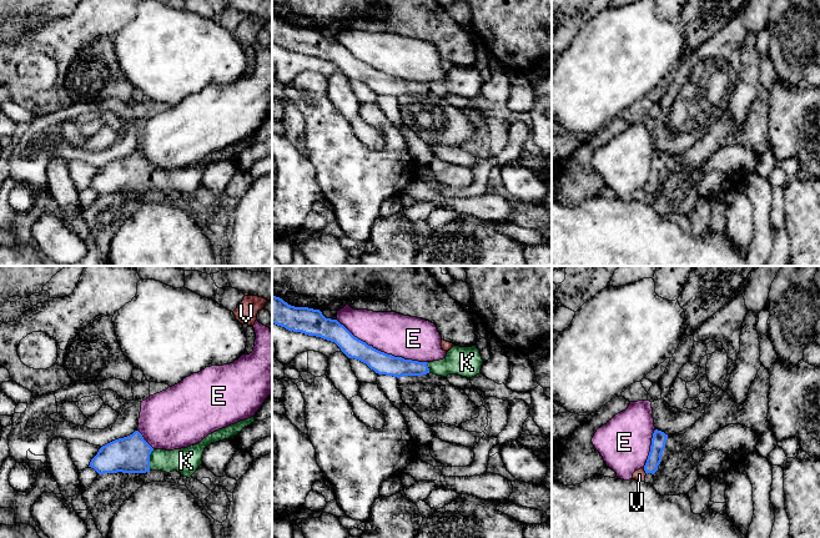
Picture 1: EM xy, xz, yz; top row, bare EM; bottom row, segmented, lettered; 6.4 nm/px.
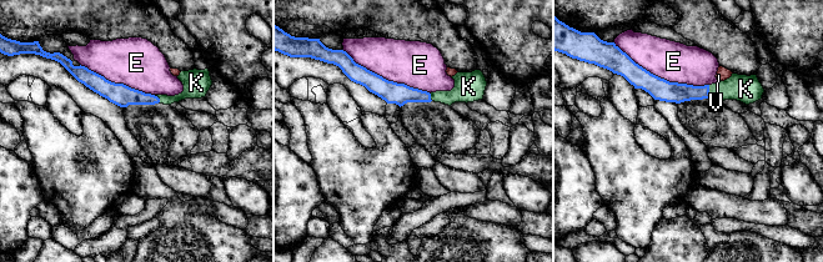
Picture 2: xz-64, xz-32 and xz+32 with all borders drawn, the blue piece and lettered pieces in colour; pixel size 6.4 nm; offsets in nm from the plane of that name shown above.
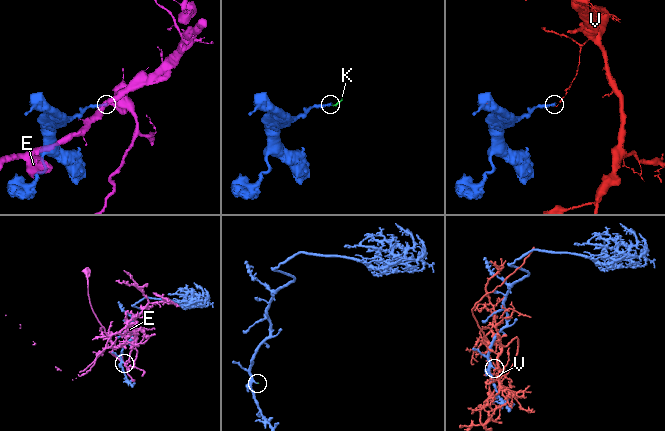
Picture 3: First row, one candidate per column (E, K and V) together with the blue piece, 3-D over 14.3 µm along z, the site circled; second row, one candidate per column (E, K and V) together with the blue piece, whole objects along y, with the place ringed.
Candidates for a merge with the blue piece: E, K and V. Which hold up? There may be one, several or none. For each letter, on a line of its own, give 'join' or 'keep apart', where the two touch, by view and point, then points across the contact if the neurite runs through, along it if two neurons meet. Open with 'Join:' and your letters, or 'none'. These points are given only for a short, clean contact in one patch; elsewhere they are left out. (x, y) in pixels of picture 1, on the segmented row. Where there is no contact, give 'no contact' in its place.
Join: K
E: keep apart; contact xz (380, 351)
K: join; contact xy (149, 459); way xy (130, 454), (149, 459), (186, 461)
V: keep apart; contact yz (644, 469); border yz (643, 468), (647, 473)

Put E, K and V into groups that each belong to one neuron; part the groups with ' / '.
E / K / V

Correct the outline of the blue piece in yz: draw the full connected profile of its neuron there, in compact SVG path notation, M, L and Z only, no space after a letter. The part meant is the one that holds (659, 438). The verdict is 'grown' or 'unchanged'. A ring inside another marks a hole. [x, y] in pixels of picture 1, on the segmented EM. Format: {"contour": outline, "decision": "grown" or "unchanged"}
{"contour": "M655 429L652 438L650 452L644 466L645 473L654 474L658 471L658 466L661 462L661 453L665 448L668 434Z", "decision": "unchanged"}

